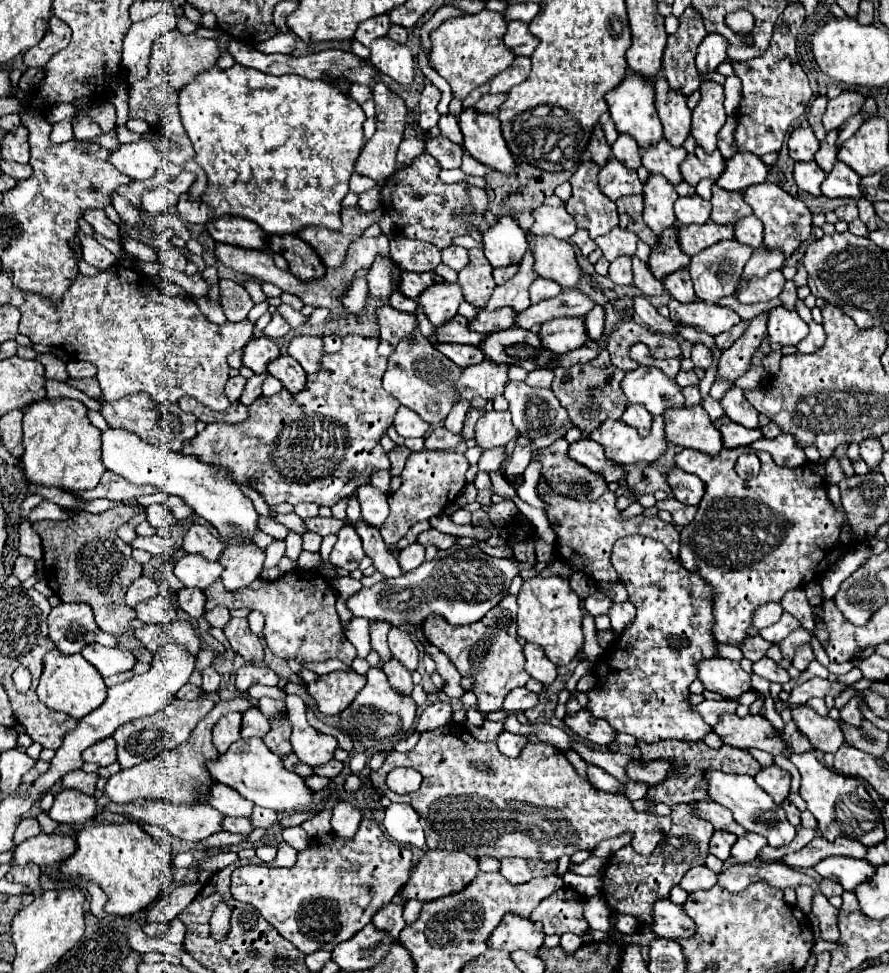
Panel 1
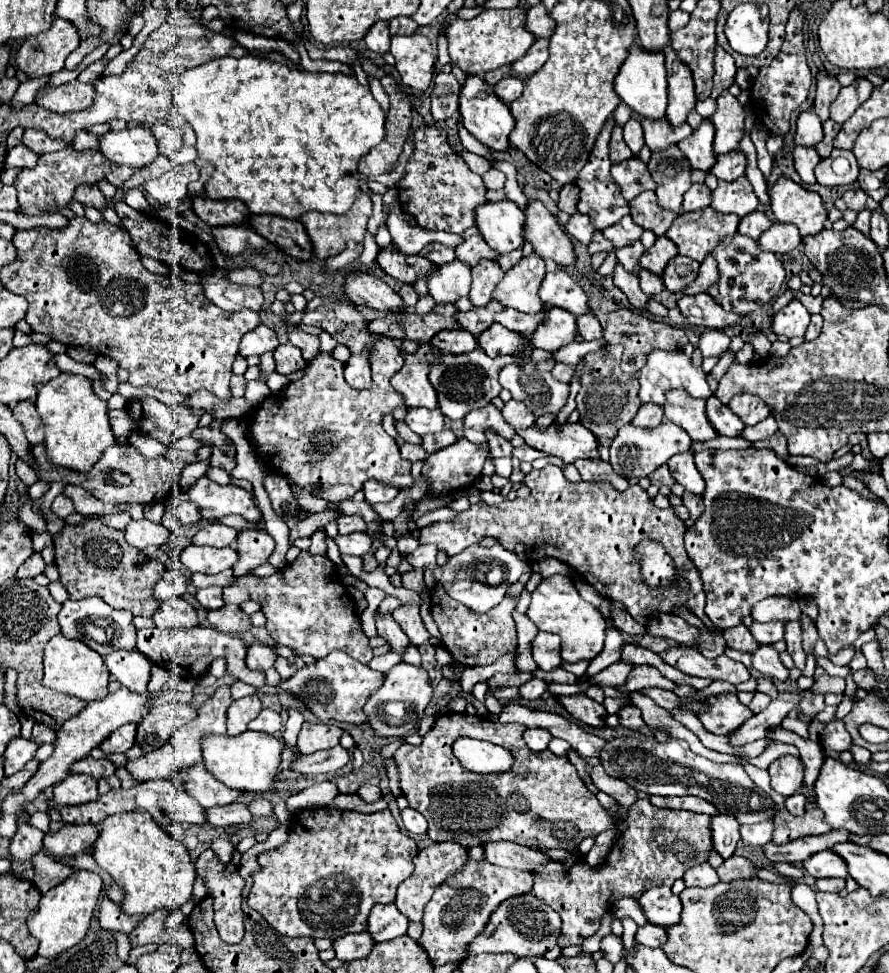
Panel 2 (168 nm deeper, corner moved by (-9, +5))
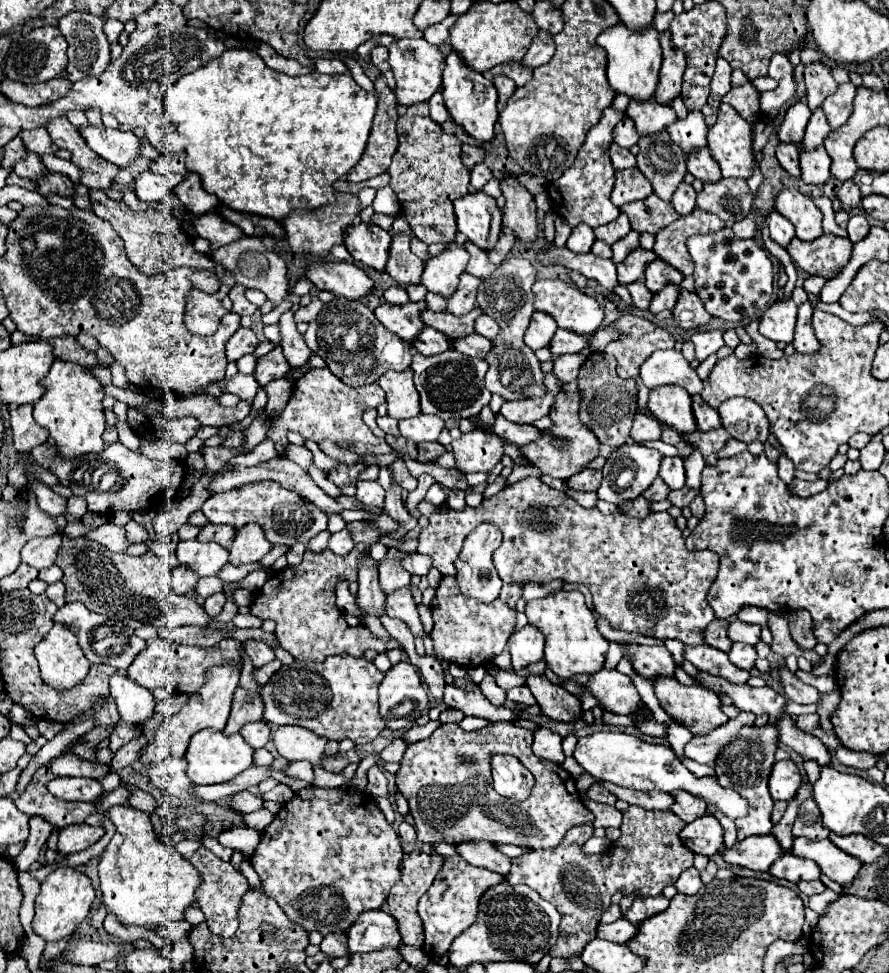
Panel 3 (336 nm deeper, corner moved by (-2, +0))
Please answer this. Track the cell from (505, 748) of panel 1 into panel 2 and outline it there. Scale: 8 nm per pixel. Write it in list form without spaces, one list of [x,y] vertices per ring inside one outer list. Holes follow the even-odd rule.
[[[527,729],[523,733],[523,741],[527,743],[529,749],[543,751],[543,749],[547,749],[547,745],[551,741],[551,733],[549,731],[543,731],[543,729]]]

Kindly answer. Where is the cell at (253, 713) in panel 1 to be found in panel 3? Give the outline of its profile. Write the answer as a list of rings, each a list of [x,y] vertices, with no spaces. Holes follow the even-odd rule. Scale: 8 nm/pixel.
[[[264,720],[250,722],[250,724],[246,724],[240,730],[240,734],[244,736],[244,740],[246,740],[248,746],[252,746],[252,748],[264,748],[266,742],[270,740],[270,726]]]

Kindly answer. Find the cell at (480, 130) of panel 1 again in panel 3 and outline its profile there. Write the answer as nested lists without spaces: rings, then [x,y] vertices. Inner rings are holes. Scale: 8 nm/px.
[[[454,50],[446,56],[446,66],[442,72],[442,96],[454,122],[464,126],[474,140],[488,142],[494,138],[494,124],[498,120],[498,92],[488,76],[468,68]]]

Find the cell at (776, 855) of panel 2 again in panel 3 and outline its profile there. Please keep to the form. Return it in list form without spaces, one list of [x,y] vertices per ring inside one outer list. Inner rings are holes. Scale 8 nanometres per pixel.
[[[772,834],[748,836],[746,840],[736,842],[732,848],[724,848],[720,854],[726,864],[742,866],[754,872],[768,870],[774,860],[784,856],[784,852],[780,852],[780,844],[776,844]]]

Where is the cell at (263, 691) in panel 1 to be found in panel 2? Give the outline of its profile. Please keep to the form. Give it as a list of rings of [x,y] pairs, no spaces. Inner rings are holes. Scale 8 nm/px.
[[[191,627],[191,629],[141,629],[137,631],[137,649],[149,657],[153,663],[159,667],[165,667],[170,675],[179,675],[187,679],[197,679],[203,675],[211,661],[215,657],[225,657],[227,659],[227,673],[235,675],[239,681],[253,685],[261,689],[265,685],[265,673],[253,673],[245,667],[245,643],[237,635],[223,635],[215,631],[213,627]]]

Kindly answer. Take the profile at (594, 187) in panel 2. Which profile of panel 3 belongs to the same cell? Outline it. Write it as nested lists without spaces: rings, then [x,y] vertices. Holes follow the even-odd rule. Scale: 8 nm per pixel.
[[[608,106],[602,114],[602,120],[588,132],[586,142],[580,146],[576,154],[576,162],[546,188],[552,200],[552,212],[562,216],[572,228],[580,222],[588,224],[590,228],[596,228],[600,224],[616,220],[620,214],[620,210],[610,202],[610,194],[614,188],[614,166],[608,154],[608,148],[612,144],[612,130],[614,124],[620,122],[620,118],[624,118],[624,114]]]

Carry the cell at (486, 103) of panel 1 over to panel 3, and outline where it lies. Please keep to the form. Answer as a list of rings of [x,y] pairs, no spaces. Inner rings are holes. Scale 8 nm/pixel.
[[[494,76],[494,86],[498,90],[498,102],[504,106],[508,102],[508,98],[514,94],[516,84],[508,76]]]

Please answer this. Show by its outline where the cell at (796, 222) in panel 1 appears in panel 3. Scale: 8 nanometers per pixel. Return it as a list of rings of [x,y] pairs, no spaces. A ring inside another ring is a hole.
[[[782,190],[776,198],[776,210],[786,216],[800,240],[812,242],[822,234],[822,212],[810,200],[810,196],[800,194],[798,190]]]

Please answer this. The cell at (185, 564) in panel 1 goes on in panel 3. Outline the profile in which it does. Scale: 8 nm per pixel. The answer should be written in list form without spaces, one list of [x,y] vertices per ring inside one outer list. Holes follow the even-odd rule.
[[[180,540],[178,560],[180,564],[188,564],[190,568],[194,568],[198,576],[216,576],[228,562],[228,550],[220,548],[216,542]]]

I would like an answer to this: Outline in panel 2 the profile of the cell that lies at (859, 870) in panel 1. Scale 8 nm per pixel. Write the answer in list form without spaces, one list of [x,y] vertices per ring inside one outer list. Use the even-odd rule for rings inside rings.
[[[821,851],[815,853],[811,859],[807,859],[805,869],[809,871],[809,875],[813,877],[841,877],[847,879],[849,871],[847,871],[847,863],[835,853],[835,851]]]

